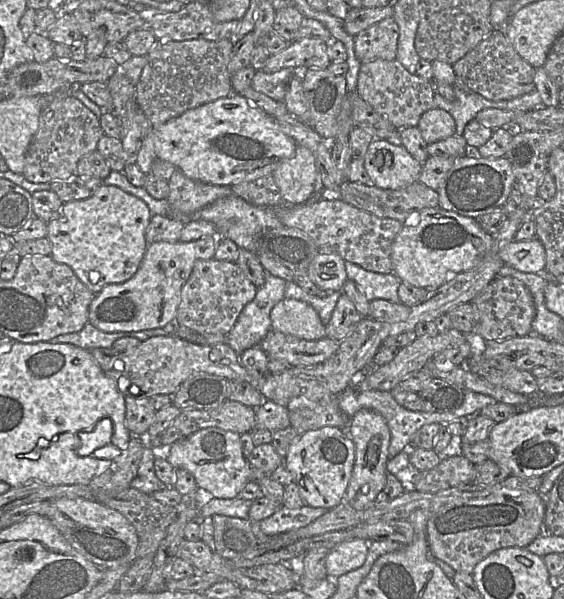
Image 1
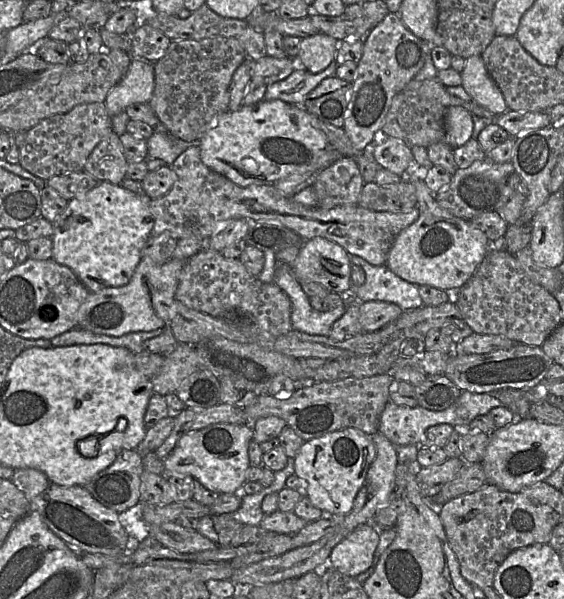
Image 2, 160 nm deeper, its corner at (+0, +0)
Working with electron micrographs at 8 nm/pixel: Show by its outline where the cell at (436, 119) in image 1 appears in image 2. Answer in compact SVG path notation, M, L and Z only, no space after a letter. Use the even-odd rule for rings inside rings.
M462 106L447 107L444 115L444 142L452 148L464 145L473 133L472 114Z

